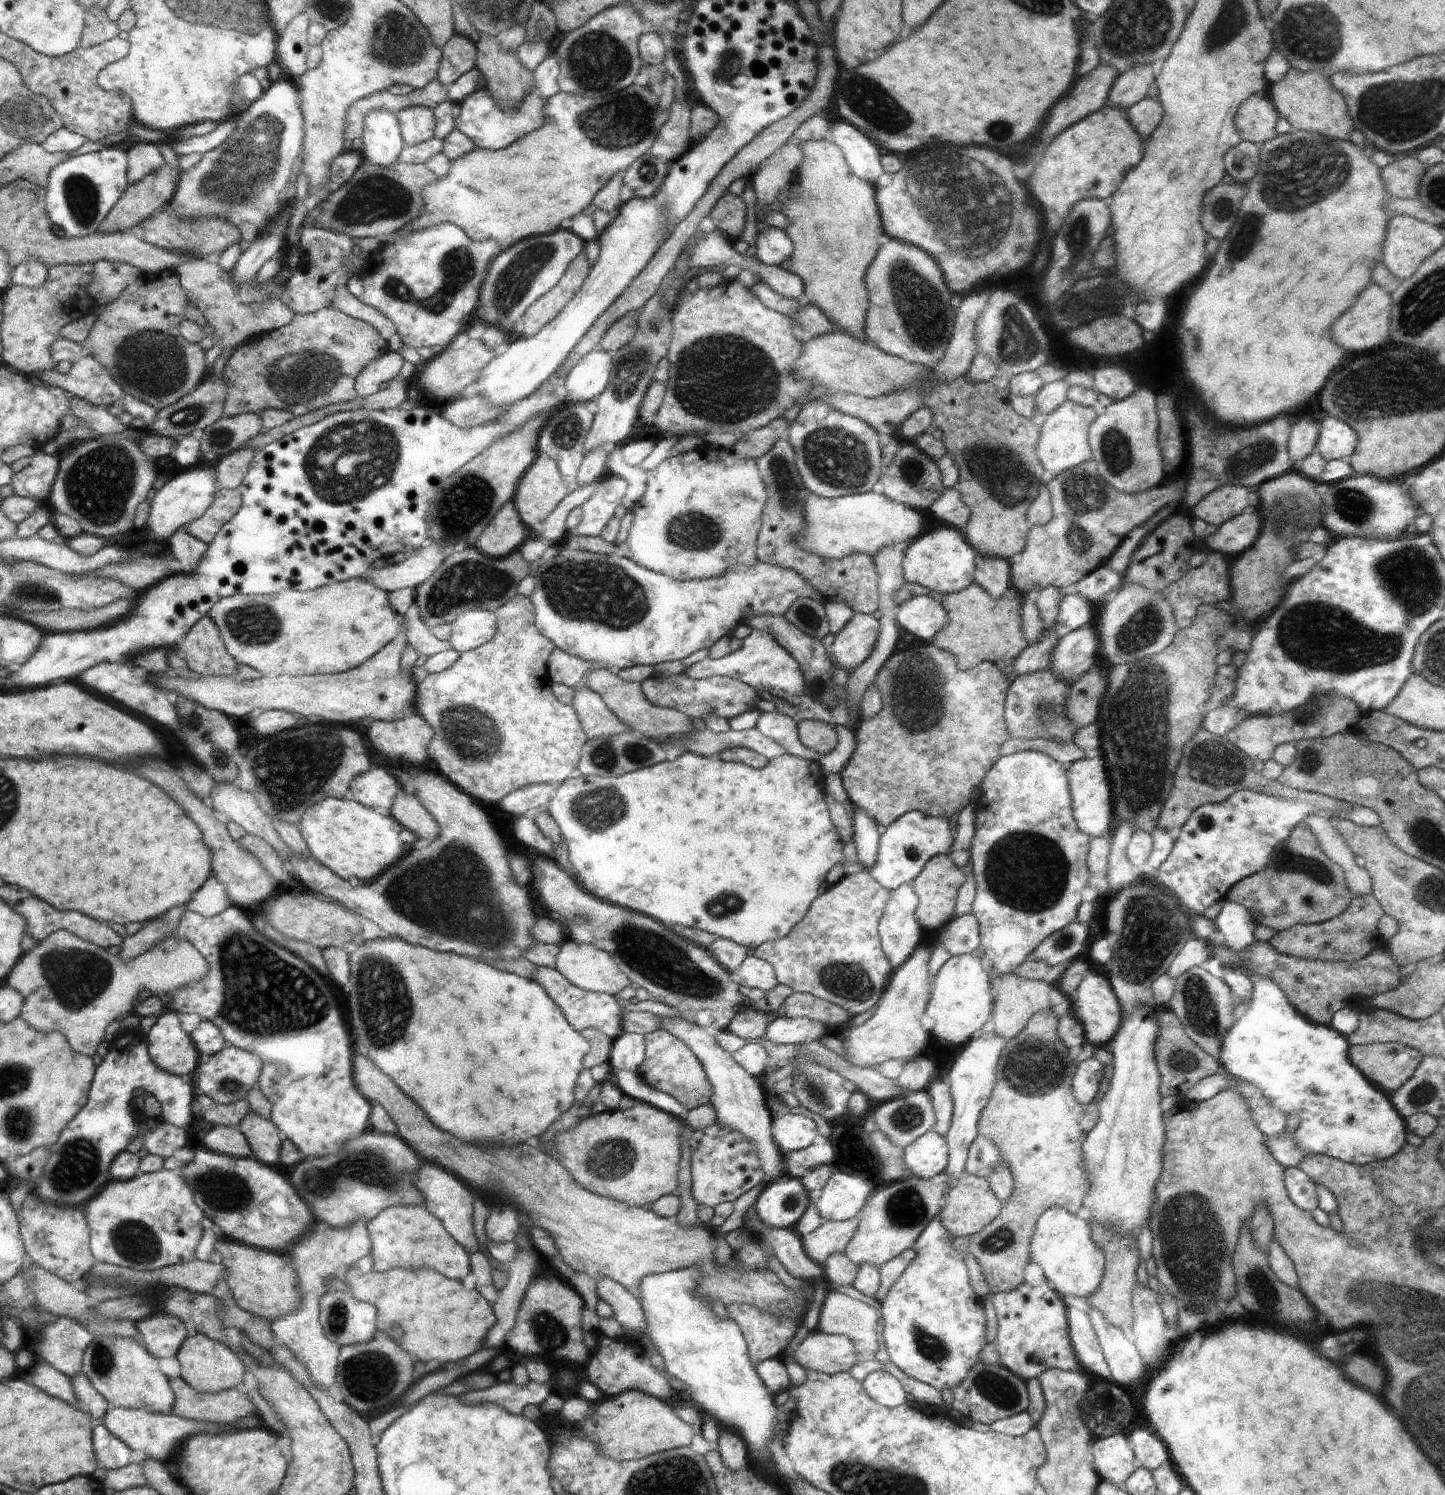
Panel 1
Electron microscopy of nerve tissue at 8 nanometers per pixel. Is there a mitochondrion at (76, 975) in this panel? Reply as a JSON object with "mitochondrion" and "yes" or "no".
{"mitochondrion":"yes"}

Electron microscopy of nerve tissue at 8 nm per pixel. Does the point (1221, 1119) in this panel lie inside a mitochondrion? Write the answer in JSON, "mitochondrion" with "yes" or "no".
{"mitochondrion":"no"}

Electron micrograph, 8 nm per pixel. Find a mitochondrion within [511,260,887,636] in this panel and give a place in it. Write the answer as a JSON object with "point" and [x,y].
{"point":[725,378]}

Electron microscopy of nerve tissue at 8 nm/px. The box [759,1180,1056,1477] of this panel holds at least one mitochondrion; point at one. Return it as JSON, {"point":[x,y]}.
{"point":[905,1208]}

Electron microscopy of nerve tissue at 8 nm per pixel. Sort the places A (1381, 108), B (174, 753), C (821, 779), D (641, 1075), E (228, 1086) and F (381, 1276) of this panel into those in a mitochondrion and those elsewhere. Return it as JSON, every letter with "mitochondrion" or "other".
{"A":"mitochondrion","B":"other","C":"other","D":"other","E":"mitochondrion","F":"other"}

